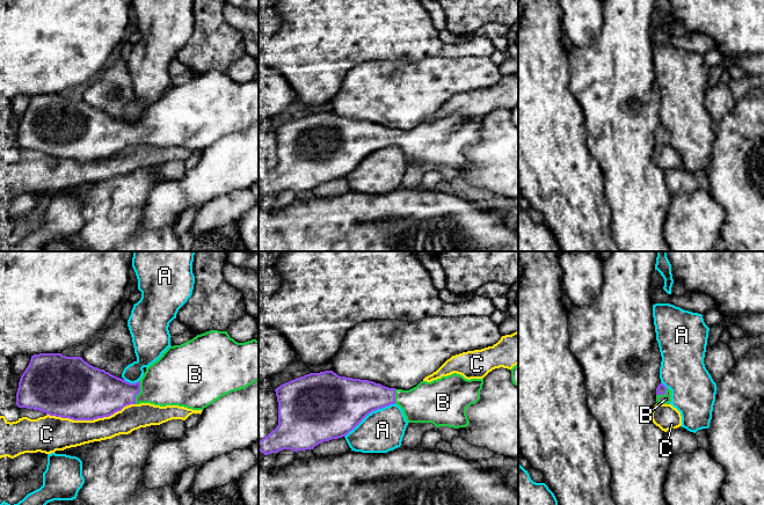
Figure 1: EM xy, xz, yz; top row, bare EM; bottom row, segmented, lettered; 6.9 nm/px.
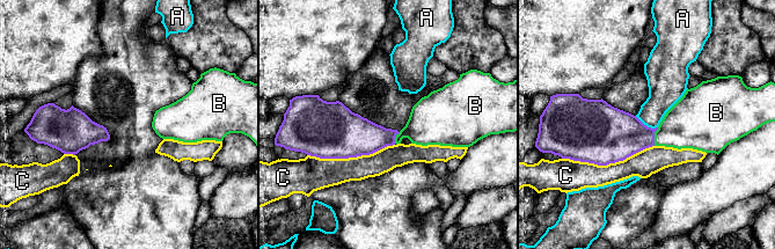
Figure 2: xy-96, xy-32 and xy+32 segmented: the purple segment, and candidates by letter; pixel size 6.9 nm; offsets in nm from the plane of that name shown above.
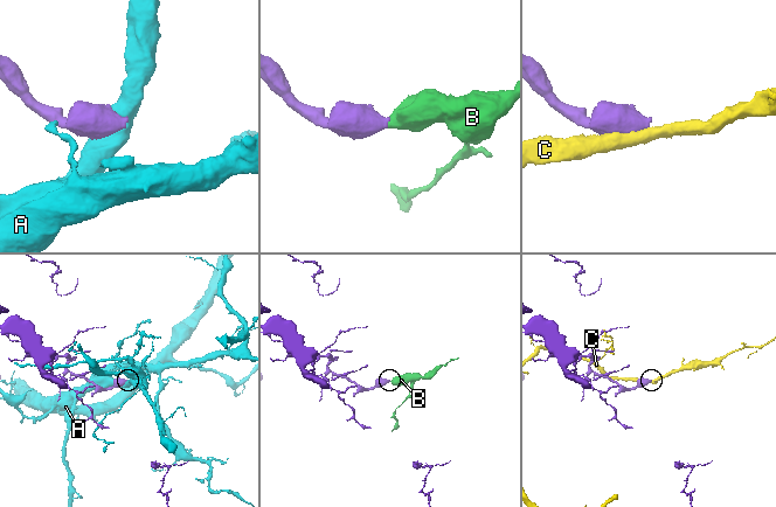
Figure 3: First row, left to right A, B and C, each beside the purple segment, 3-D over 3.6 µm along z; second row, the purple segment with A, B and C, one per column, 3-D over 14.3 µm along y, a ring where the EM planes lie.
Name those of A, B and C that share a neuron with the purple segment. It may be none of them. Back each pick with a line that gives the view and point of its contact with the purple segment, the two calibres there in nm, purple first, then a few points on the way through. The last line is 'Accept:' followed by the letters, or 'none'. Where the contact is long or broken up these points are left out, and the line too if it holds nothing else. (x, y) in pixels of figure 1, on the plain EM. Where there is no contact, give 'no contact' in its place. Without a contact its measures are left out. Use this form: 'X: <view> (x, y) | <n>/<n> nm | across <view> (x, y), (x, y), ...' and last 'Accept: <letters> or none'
B: xy (138, 133) | 300/360 nm | across xy (102, 134), (138, 133), (172, 121)
Accept: B

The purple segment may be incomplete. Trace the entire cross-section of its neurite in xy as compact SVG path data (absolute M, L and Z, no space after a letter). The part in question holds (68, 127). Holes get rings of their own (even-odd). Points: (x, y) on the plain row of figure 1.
M210 71L181 86L170 86L136 124L94 108L81 97L66 97L61 94L34 95L21 116L16 146L73 161L109 158L126 146L140 144L203 151L221 137L245 130L256 122L259 81L238 83L227 72Z

